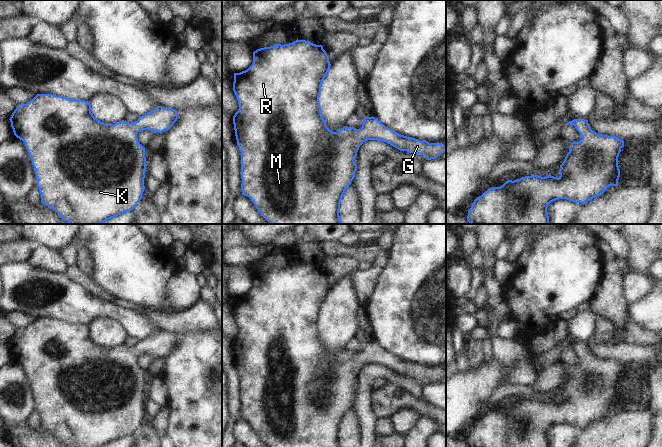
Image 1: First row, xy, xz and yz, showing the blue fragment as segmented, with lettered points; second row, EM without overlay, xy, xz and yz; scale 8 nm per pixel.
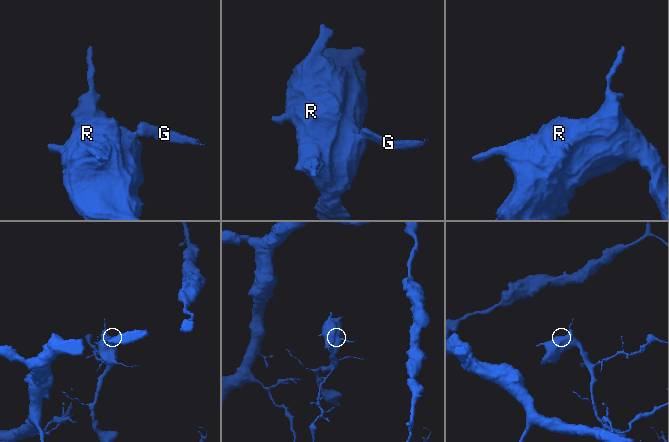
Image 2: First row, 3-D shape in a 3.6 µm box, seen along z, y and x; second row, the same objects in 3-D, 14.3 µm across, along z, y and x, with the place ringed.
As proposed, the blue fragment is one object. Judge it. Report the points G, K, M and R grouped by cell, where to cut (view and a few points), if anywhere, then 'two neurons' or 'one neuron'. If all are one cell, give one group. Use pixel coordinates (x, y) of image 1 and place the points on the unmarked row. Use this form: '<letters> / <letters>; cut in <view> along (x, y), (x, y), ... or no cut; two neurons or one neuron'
G K M R; no cut; one neuron

